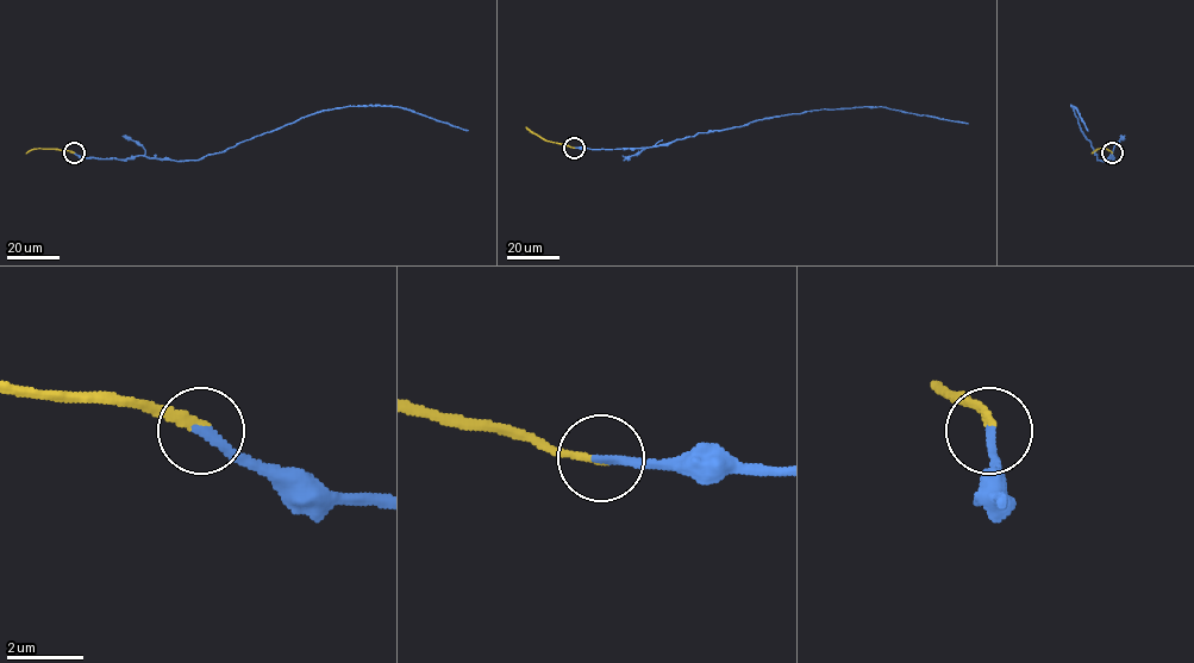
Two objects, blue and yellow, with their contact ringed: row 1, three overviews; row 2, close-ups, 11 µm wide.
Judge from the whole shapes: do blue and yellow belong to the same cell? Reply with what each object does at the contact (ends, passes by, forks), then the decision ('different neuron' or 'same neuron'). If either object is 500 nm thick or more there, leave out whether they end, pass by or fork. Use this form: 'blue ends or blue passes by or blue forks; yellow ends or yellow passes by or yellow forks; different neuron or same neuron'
blue ends; yellow ends; same neuron

